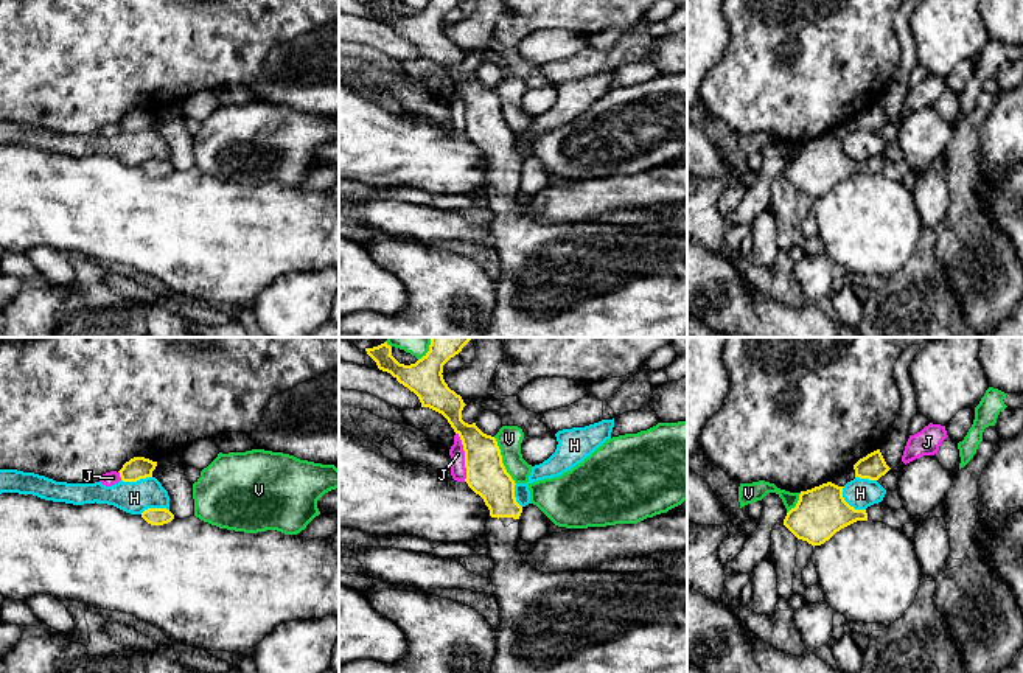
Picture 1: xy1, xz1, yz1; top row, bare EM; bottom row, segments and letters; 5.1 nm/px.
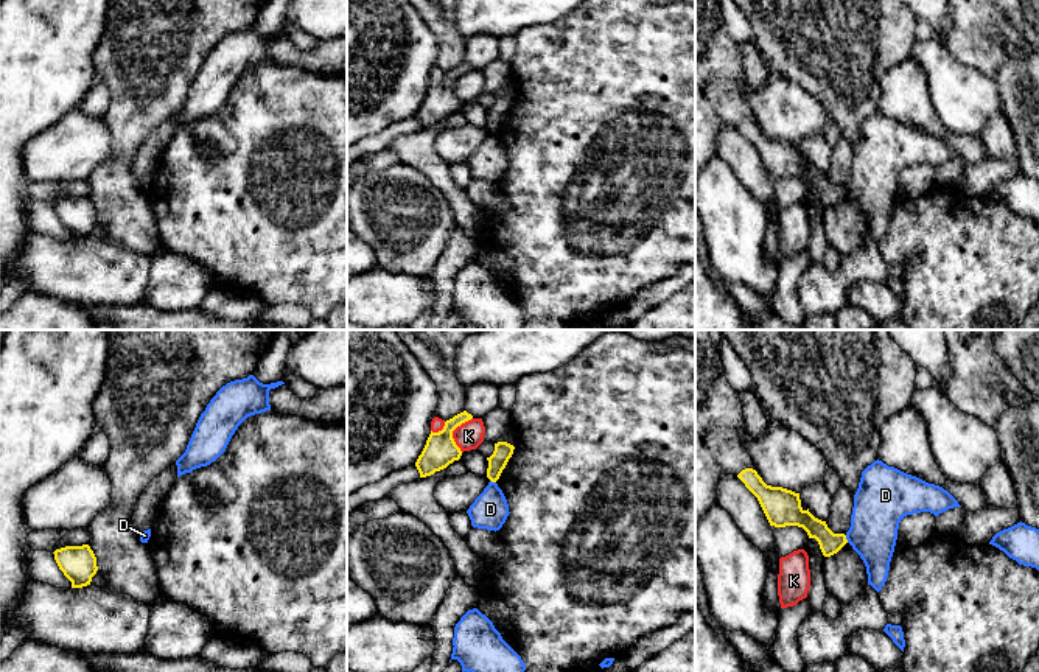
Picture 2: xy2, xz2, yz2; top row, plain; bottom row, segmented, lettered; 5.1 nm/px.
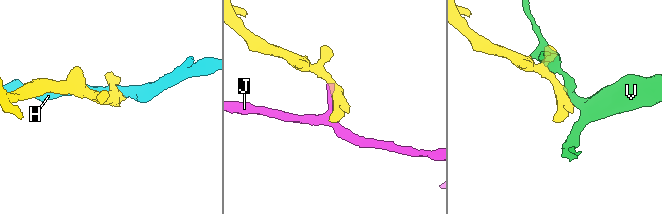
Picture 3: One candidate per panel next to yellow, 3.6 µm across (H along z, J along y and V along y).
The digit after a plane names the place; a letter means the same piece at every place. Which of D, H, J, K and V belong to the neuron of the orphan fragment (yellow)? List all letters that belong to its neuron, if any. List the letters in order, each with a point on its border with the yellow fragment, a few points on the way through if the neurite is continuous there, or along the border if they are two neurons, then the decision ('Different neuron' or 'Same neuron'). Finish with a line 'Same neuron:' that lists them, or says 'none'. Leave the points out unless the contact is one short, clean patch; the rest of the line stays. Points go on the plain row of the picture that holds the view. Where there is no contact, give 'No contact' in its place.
D: Touches yellow at yz2 (845, 190). Boundary: yz2 (845, 187), (848, 193). Different neuron
H: Touches yellow at yz1 (848, 156). Boundary: yz1 (843, 139), (843, 149), (855, 160), (865, 162). Different neuron
J: Touches yellow at xz1 (465, 109). Different neuron
K: Touches yellow at xz2 (451, 84). Boundary: xz2 (472, 69), (453, 83), (453, 92), (461, 103). Different neuron
V: Touches yellow at xz1 (501, 112). Different neuron
Same neuron: none

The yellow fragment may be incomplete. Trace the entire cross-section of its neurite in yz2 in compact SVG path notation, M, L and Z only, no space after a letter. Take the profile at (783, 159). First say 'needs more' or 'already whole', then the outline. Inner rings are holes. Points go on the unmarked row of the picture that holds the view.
already whole; M753 120L742 121L737 129L757 149L770 177L803 179L809 190L815 190L824 208L837 205L846 194L845 185L834 185L826 173L815 170L801 159L799 145L782 138L767 137Z

